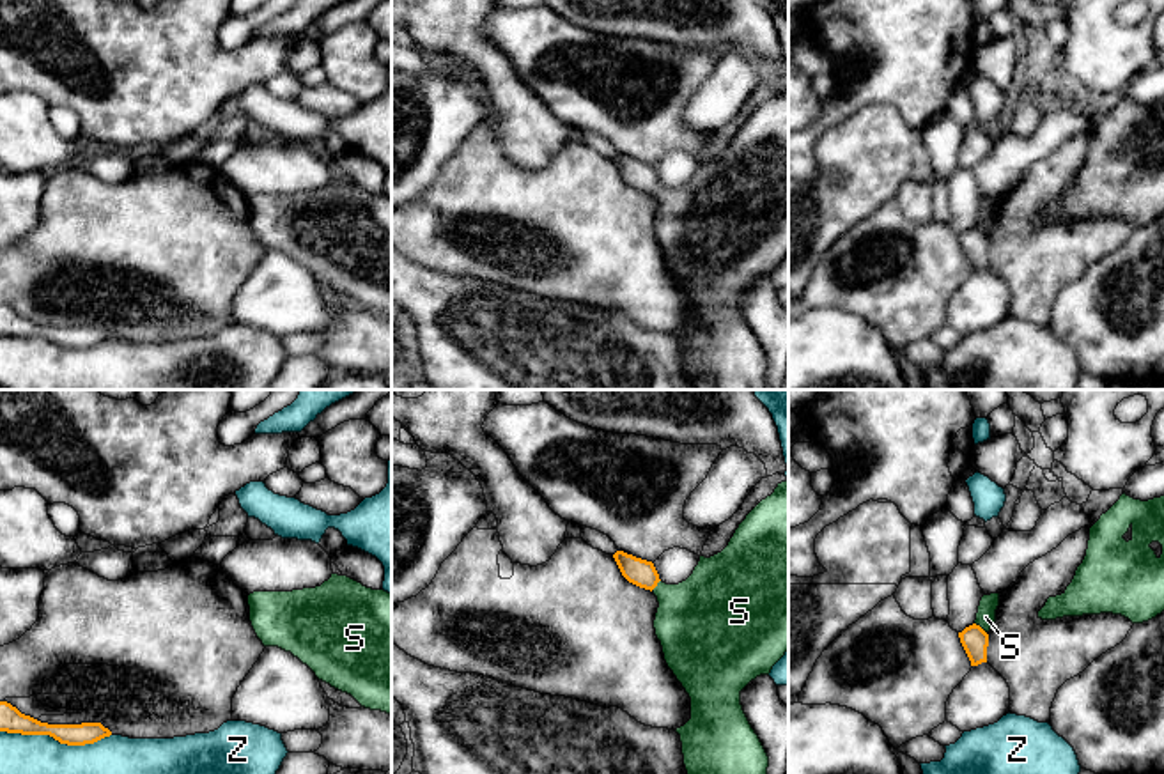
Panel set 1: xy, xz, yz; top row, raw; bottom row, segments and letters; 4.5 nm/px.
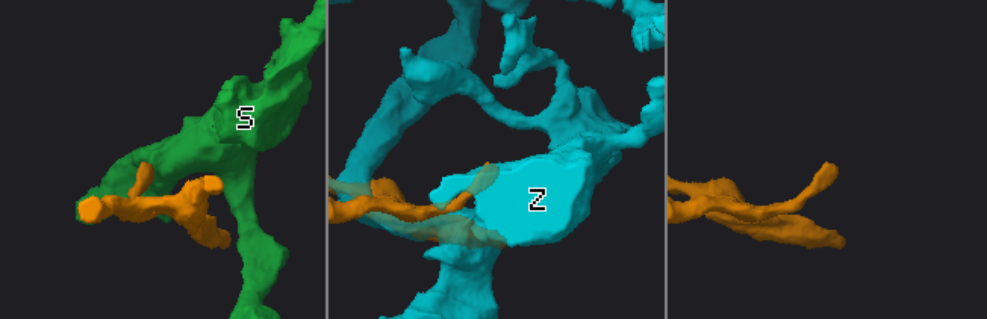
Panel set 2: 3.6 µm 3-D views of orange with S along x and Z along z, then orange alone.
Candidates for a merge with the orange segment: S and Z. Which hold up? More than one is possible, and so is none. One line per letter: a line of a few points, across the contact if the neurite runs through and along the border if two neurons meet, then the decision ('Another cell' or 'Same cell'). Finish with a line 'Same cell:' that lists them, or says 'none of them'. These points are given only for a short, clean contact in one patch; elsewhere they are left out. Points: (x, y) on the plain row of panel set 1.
S: Line: yz (975, 225), (985, 236). Another cell
Z: Another cell
Same cell: none of them

